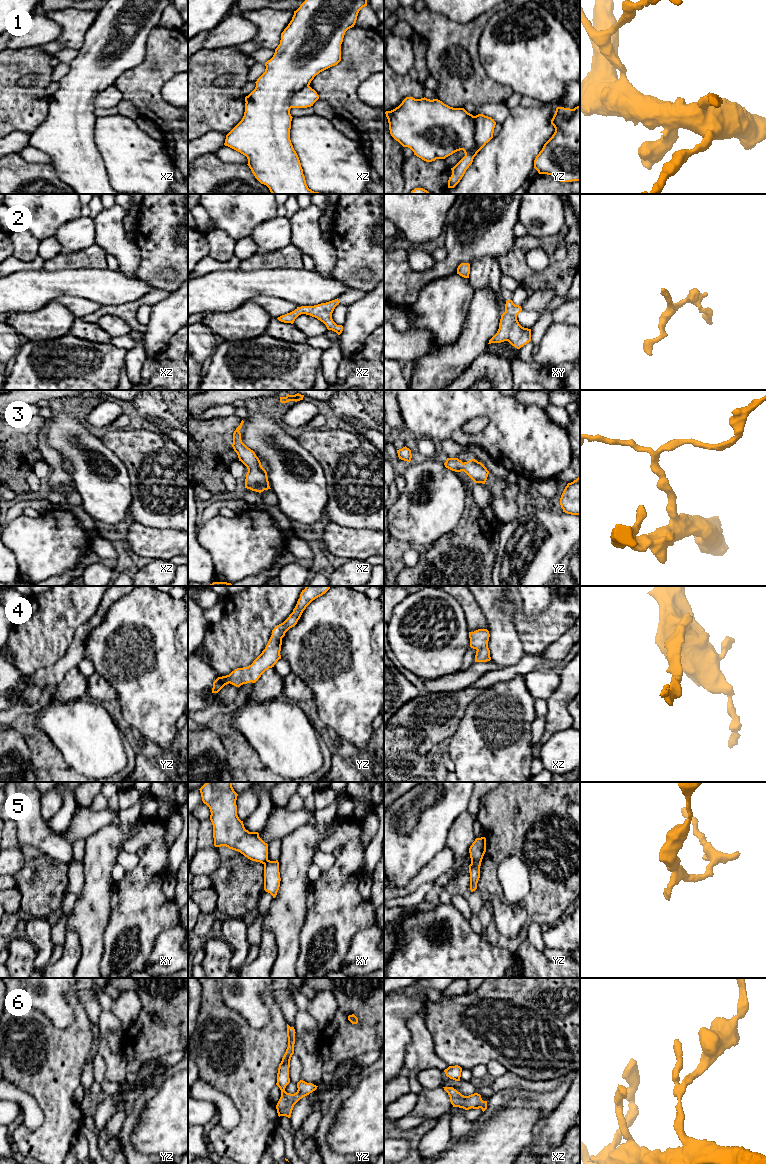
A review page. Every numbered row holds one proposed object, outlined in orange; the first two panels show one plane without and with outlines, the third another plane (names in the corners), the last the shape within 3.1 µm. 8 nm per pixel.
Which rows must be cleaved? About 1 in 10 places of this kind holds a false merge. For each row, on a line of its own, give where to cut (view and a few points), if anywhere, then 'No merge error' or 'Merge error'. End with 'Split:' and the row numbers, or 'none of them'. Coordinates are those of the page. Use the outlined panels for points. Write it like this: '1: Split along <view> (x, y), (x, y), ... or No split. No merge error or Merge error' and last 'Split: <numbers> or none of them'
1: Split along yz (475, 116), (474, 142), (476, 148), (465, 155). Merge error
2: No split. No merge error
3: No split. No merge error
4: No split. No merge error
5: Split along yz (481, 859), (471, 862). Merge error
6: No split. No merge error
Split: 1, 5

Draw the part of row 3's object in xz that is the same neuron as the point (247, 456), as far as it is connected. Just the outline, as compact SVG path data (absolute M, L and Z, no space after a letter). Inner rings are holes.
M242 420L233 433L232 447L237 453L239 461L241 461L248 469L245 479L245 488L261 493L264 490L271 489L267 472L262 467L255 452L248 448L241 440L241 433L239 430L242 428L243 423L244 421Z

